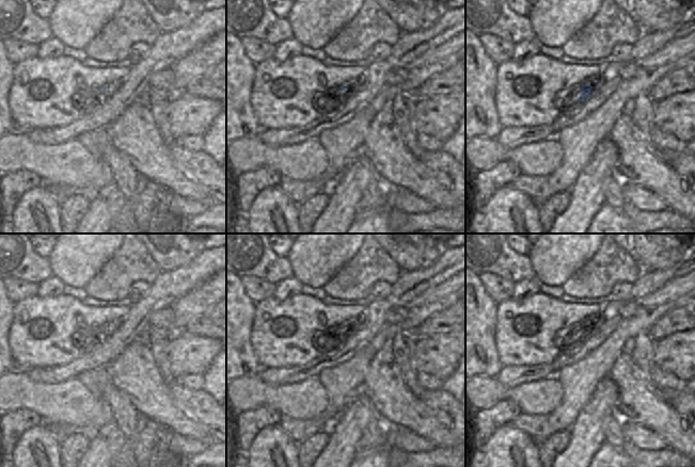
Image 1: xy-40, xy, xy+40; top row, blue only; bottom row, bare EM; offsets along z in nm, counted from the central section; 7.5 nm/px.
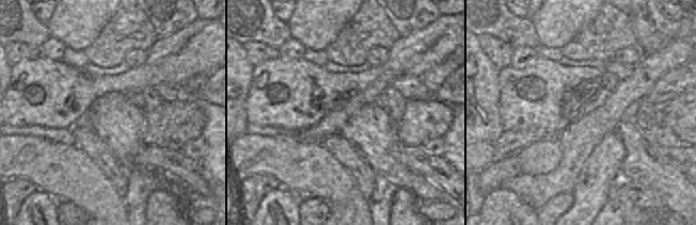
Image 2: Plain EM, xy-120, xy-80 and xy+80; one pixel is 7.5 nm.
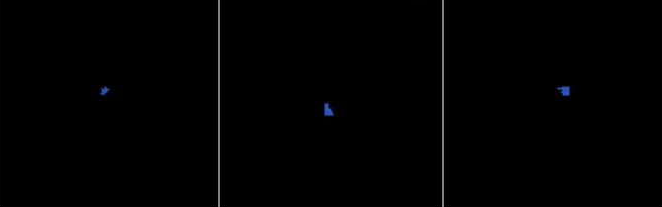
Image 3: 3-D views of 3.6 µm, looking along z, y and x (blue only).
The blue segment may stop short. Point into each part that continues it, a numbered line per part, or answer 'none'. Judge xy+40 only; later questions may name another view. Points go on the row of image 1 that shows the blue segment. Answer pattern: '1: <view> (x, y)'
1: xy+40 (603, 85)

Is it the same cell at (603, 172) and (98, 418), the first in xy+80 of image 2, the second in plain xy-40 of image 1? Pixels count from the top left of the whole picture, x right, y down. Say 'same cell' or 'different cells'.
different cells

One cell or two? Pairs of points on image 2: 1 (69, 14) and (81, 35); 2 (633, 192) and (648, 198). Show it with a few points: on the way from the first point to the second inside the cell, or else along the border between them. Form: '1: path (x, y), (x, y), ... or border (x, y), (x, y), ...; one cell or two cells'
1: path (75, 19), (77, 30); one cell
2: path (636, 192), (645, 198); one cell

